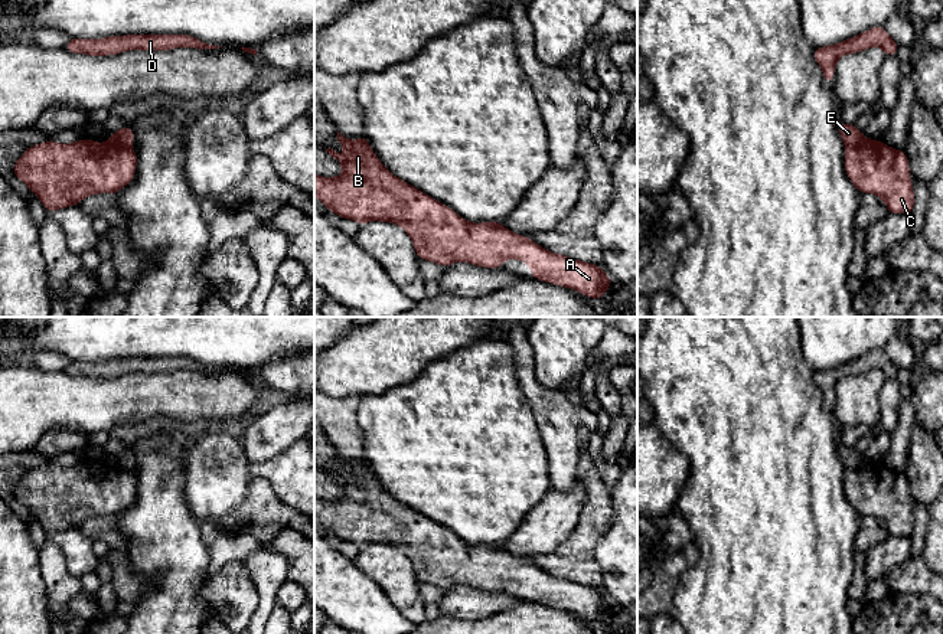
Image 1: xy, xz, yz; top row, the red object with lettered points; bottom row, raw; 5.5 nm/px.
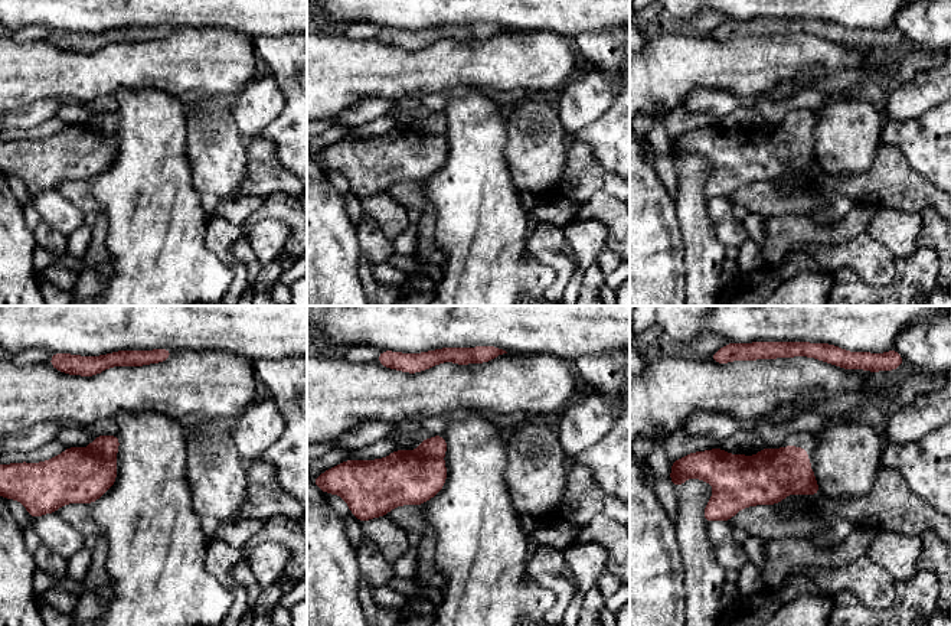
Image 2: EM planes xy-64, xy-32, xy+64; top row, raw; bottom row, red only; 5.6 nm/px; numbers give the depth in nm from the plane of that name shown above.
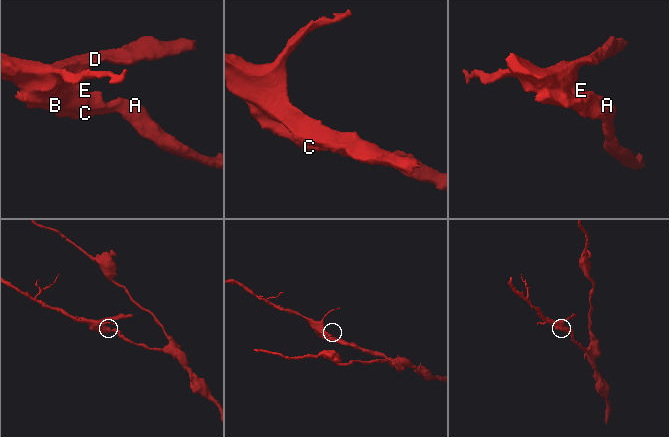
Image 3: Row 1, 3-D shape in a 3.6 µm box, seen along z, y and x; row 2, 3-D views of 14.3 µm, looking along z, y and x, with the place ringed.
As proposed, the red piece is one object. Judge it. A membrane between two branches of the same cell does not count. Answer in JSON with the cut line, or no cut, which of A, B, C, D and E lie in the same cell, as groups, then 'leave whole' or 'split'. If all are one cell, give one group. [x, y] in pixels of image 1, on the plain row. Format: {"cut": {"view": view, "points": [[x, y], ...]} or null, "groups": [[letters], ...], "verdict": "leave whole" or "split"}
{"cut": null, "groups": [["A", "B", "C", "D", "E"]], "verdict": "leave whole"}

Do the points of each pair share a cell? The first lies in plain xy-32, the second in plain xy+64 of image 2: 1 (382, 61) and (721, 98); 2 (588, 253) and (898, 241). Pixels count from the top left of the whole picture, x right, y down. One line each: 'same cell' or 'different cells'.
1: different cells
2: same cell

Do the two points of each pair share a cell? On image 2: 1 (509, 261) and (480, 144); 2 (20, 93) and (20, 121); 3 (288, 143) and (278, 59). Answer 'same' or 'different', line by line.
1: same
2: different
3: same

